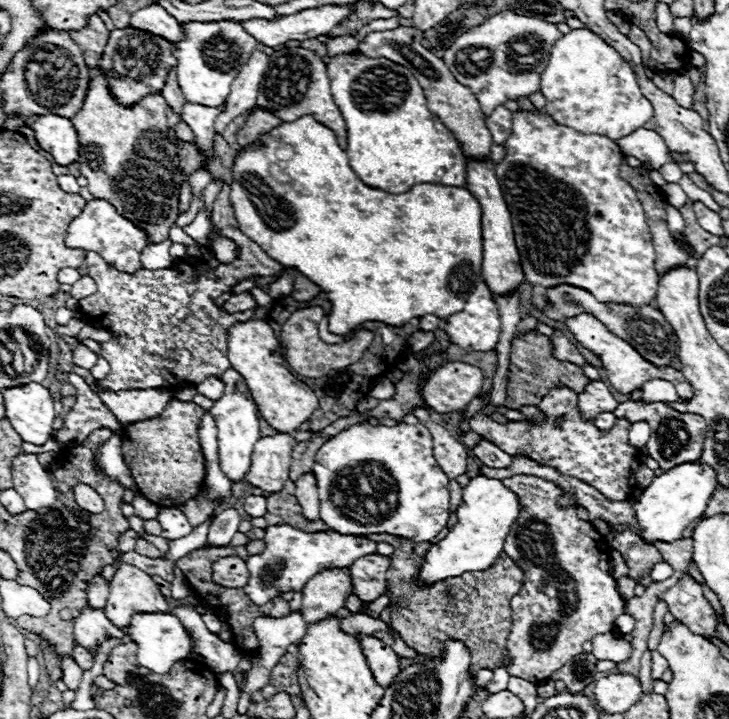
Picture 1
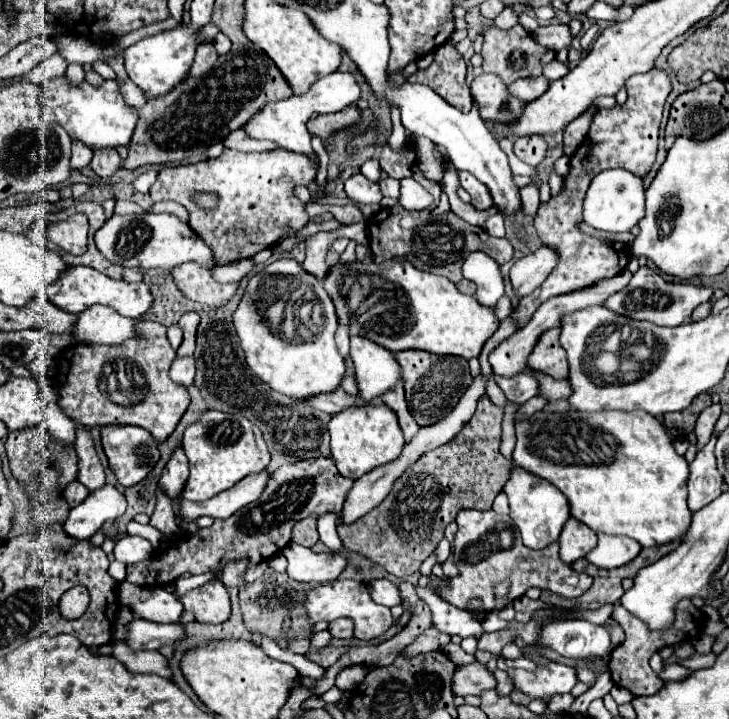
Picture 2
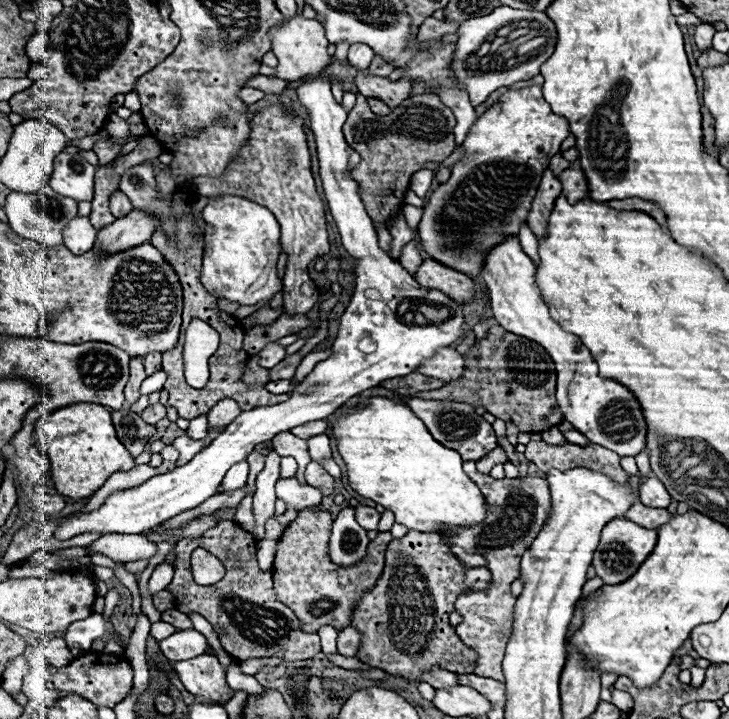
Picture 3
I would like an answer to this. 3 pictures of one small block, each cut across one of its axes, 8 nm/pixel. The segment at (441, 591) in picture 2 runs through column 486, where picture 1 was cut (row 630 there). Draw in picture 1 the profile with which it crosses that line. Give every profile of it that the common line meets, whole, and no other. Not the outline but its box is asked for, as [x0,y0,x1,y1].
[502,474,624,684]

